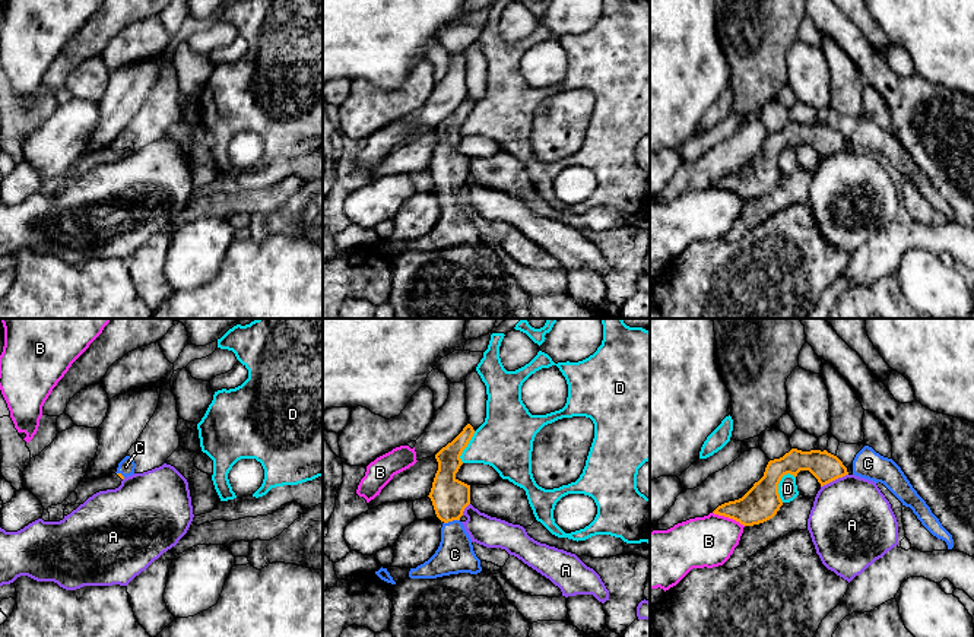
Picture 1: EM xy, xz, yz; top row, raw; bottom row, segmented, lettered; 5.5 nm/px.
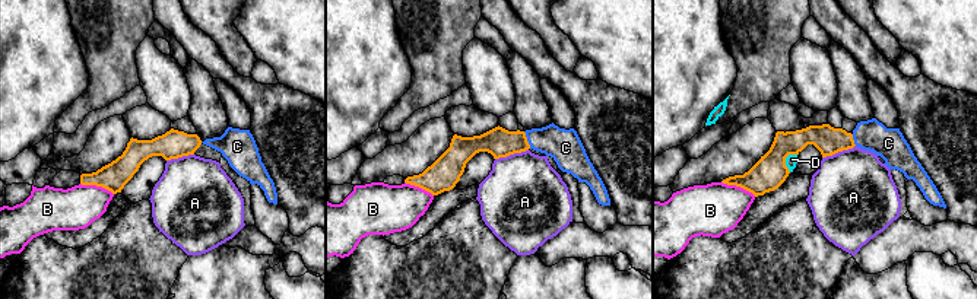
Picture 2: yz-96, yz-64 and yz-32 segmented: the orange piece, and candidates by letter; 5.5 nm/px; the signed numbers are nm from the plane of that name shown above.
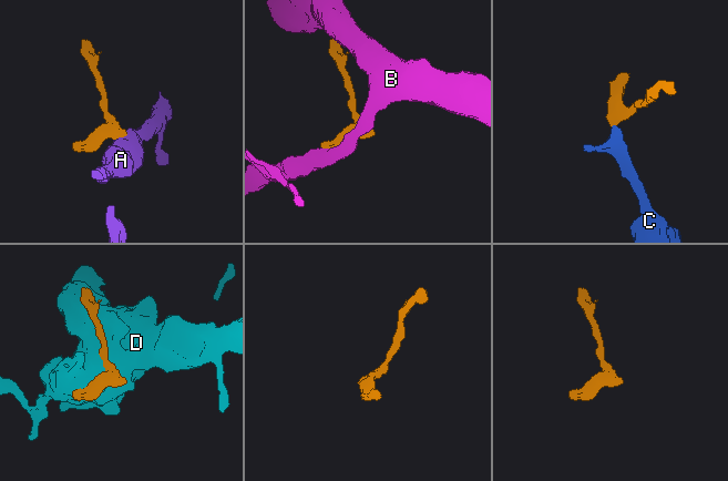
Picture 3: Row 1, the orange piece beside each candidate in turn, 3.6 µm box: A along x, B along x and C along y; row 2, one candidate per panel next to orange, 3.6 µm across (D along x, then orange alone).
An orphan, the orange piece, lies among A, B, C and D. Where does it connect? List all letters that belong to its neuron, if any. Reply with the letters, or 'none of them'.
C

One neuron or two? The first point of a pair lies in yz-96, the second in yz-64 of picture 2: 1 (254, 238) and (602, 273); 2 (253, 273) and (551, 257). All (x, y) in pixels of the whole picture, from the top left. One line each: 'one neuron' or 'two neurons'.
1: two neurons
2: two neurons

